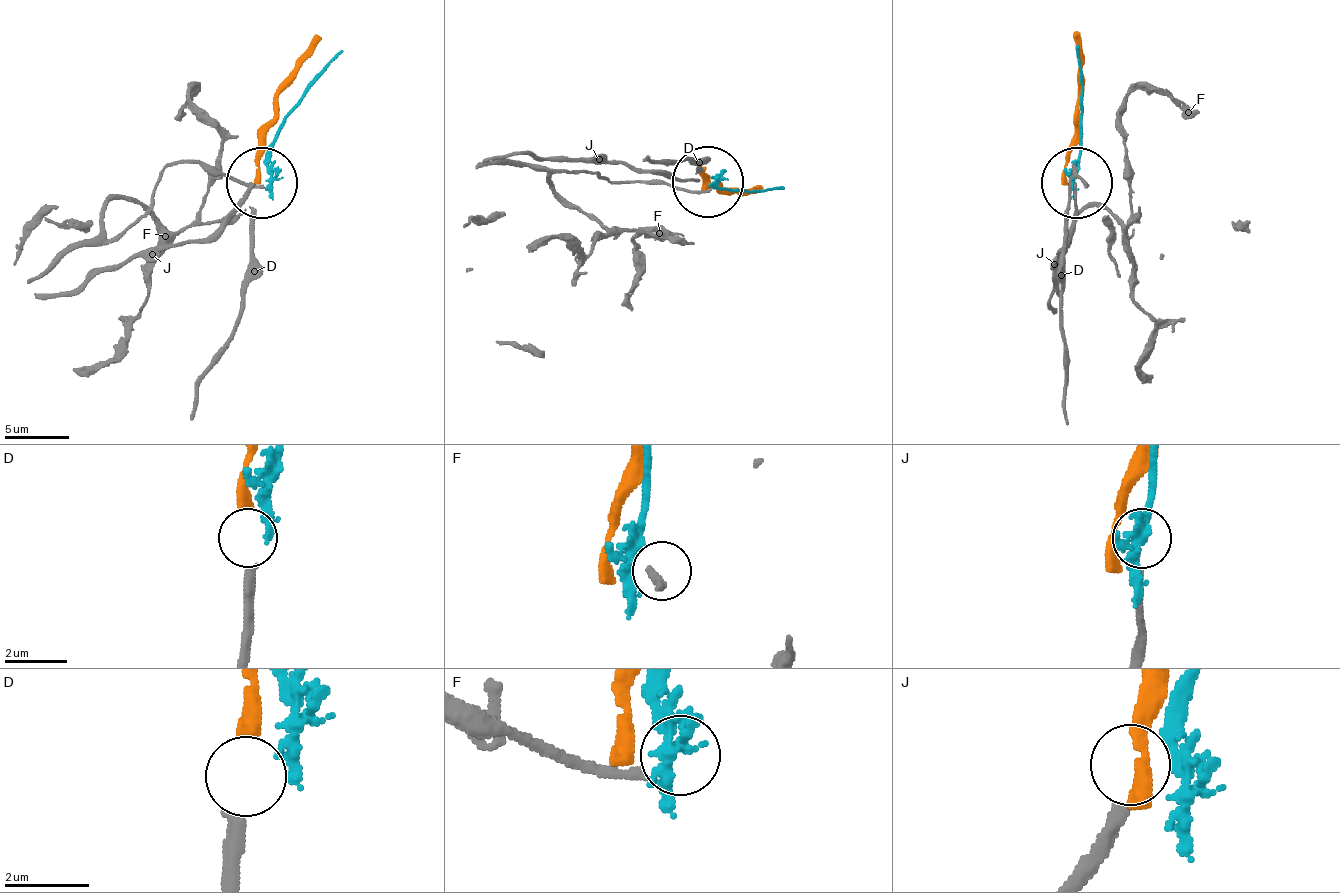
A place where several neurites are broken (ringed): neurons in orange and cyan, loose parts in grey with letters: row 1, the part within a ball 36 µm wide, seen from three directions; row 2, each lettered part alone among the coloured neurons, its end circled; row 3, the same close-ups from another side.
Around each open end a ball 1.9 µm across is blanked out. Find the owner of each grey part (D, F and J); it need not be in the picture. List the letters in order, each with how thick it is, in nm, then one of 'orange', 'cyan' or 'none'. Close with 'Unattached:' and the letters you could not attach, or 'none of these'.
D: 360 nm | orange
F: 220 nm | none
J: 280 nm | cyan
Unattached: F

